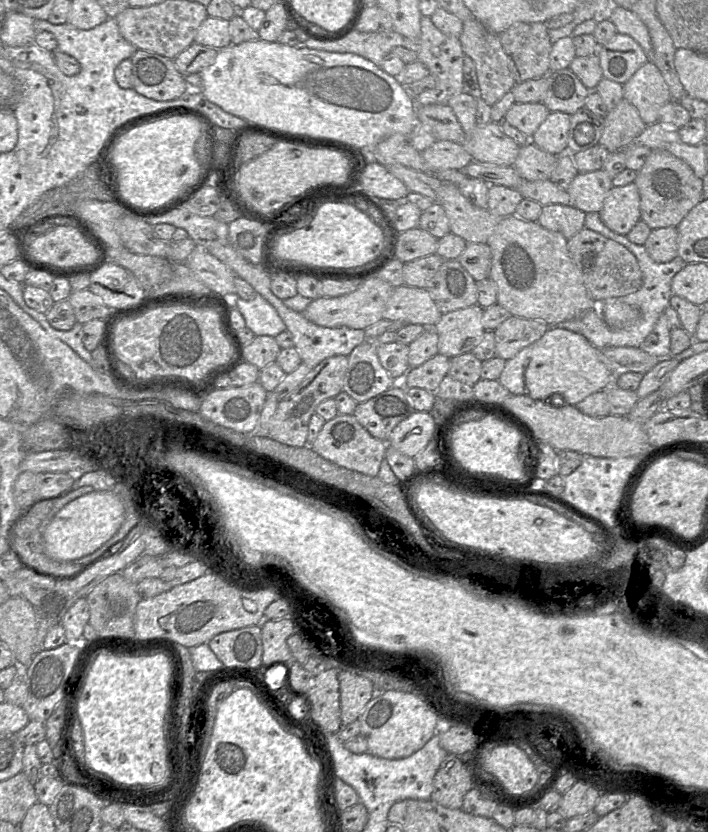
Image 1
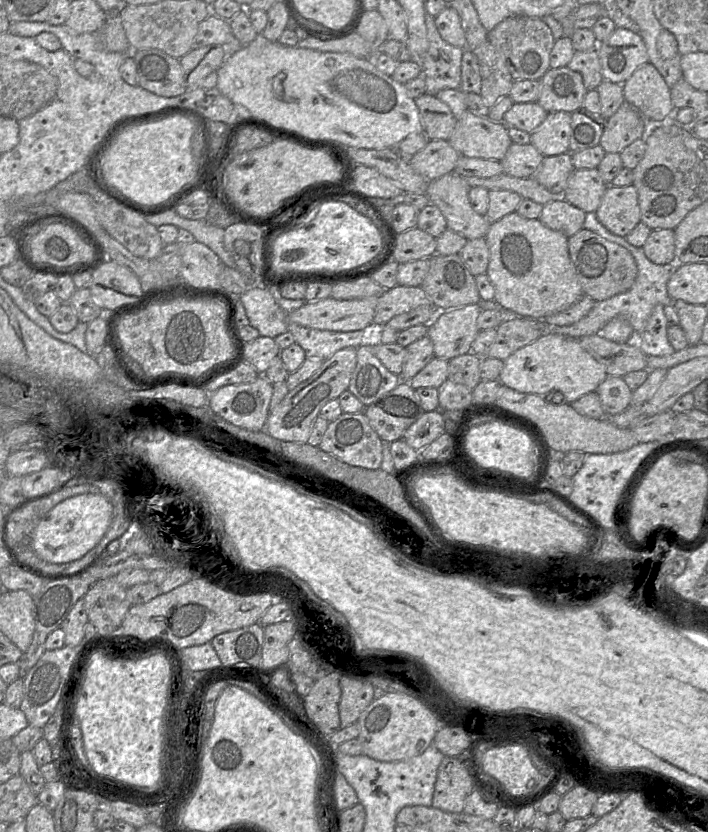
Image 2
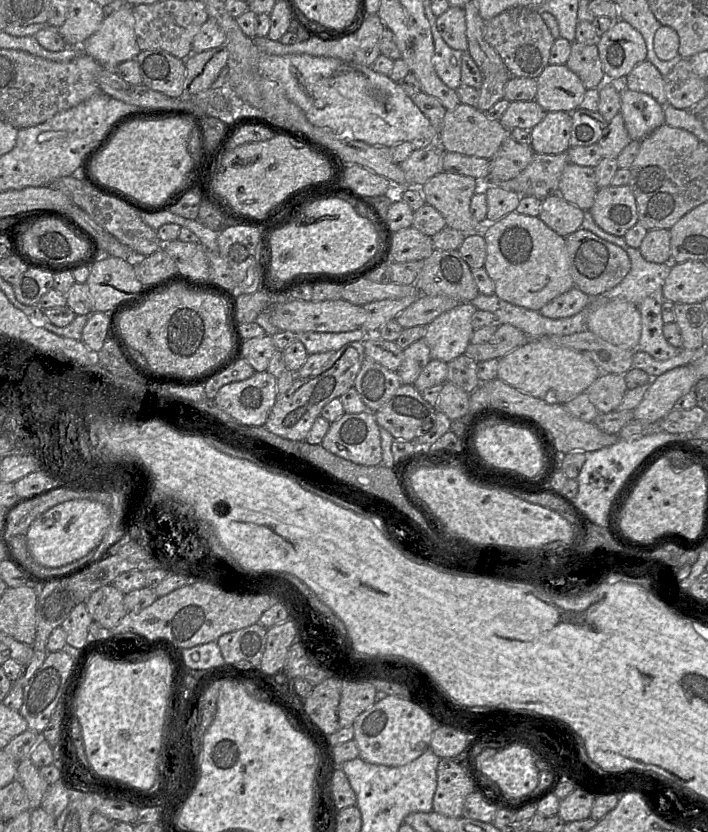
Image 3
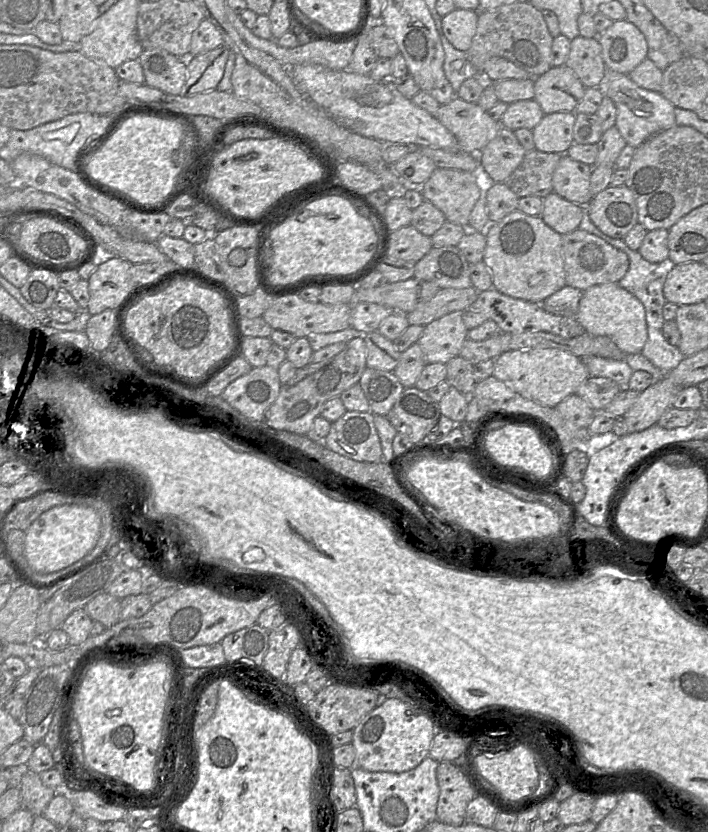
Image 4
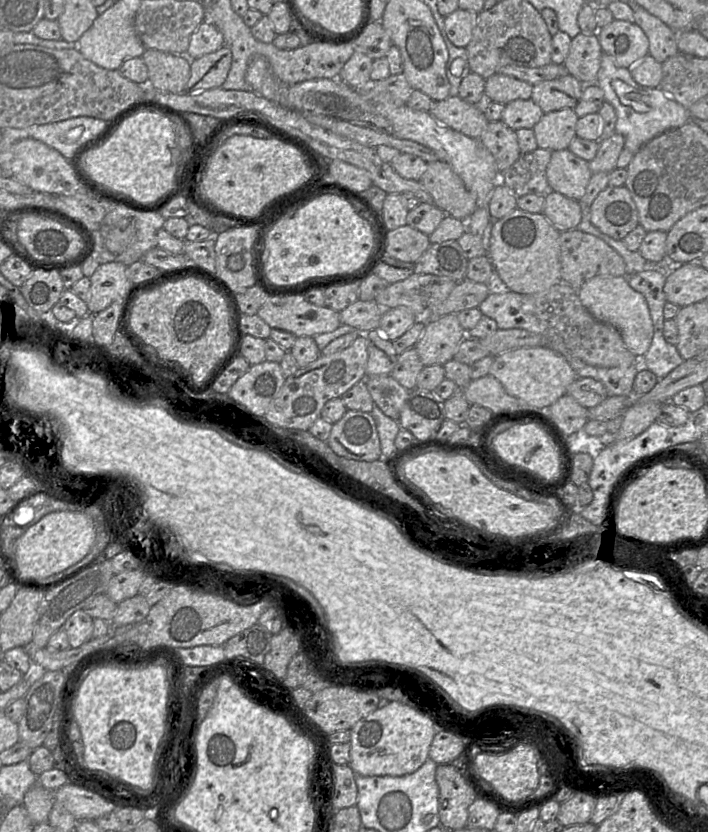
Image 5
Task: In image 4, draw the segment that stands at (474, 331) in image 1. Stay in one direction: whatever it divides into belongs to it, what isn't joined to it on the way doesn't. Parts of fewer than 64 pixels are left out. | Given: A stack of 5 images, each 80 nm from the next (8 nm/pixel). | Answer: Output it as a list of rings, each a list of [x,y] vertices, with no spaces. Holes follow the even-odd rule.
[[[454,311],[424,326],[417,341],[426,364],[444,363],[459,355],[468,331],[463,323],[463,312]]]

